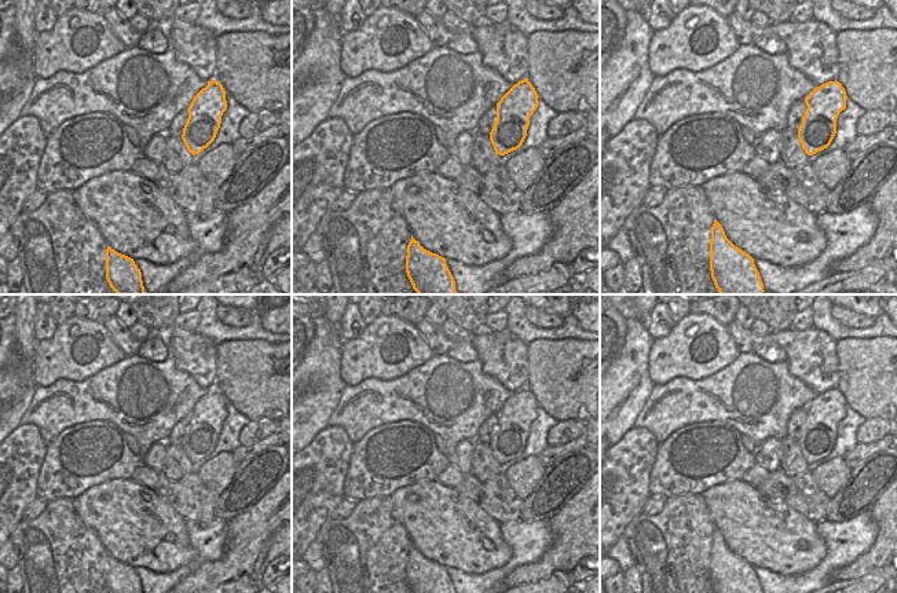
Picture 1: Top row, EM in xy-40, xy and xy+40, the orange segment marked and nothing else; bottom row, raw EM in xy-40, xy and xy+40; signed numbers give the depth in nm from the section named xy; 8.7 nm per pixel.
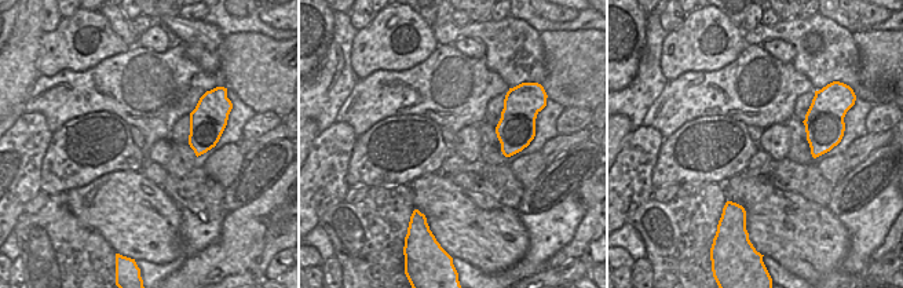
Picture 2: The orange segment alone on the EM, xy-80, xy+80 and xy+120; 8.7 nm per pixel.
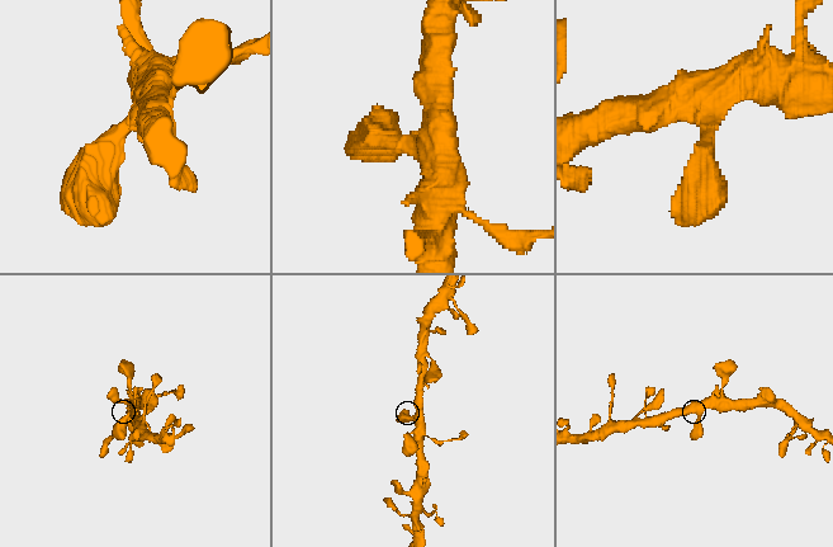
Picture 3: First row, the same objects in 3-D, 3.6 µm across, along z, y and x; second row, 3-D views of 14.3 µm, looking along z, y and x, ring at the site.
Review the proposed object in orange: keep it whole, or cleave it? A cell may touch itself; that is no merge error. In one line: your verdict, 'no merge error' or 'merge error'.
no merge error

